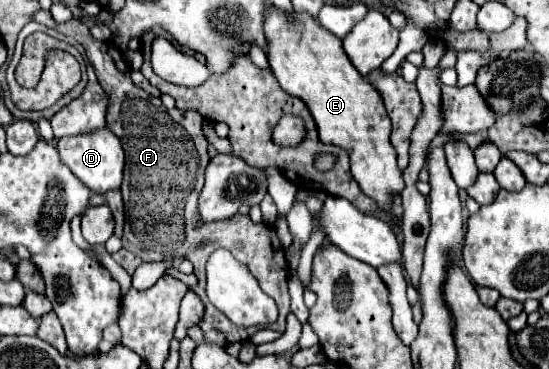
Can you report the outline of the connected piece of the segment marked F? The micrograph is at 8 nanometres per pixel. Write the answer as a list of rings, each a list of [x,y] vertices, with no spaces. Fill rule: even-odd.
[[[72,17],[70,21],[60,23],[58,31],[74,37],[86,49],[96,77],[108,95],[106,127],[110,127],[110,131],[120,137],[126,151],[124,181],[120,187],[126,207],[122,247],[138,255],[142,261],[188,259],[194,265],[198,283],[192,285],[192,291],[204,303],[204,315],[198,325],[204,333],[204,339],[208,343],[218,343],[220,347],[228,347],[236,341],[246,341],[256,333],[256,327],[244,329],[232,325],[226,315],[222,315],[222,311],[212,307],[206,299],[204,265],[216,249],[228,249],[258,279],[258,285],[266,289],[266,295],[276,301],[280,315],[278,321],[270,325],[270,329],[282,333],[286,327],[286,315],[290,313],[290,295],[288,263],[276,229],[266,223],[254,223],[240,213],[214,223],[202,223],[202,217],[198,215],[198,195],[204,183],[206,163],[210,161],[208,141],[202,135],[202,117],[198,111],[166,109],[160,99],[138,89],[130,79],[130,67],[124,61],[122,51],[110,41],[94,39],[80,19]]]

